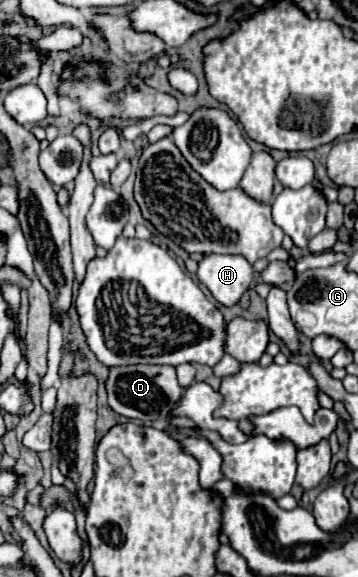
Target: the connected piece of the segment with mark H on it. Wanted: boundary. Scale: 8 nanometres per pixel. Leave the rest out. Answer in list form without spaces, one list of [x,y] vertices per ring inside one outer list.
[[[205,255],[205,259],[199,263],[197,279],[211,291],[217,303],[225,307],[233,307],[239,303],[241,295],[253,283],[253,265],[241,255]]]

